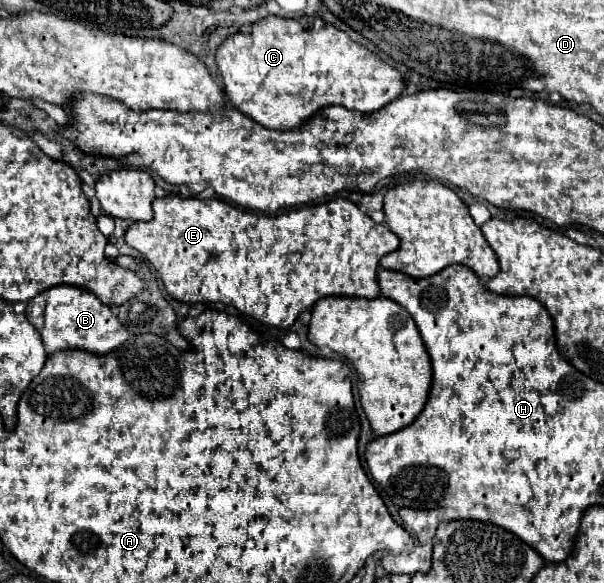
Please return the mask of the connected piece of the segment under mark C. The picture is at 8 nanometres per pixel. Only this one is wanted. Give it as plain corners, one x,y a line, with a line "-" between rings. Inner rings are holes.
266,16
254,22
248,34
236,32
228,36
218,46
216,66
232,106
242,110
246,116
254,118
258,124
274,130
296,128
302,124
302,120
310,118
320,108
330,104
370,114
396,100
404,90
404,78
396,68
392,68
374,52
356,44
344,32
340,32
338,28
334,28
318,16
302,16
292,20

